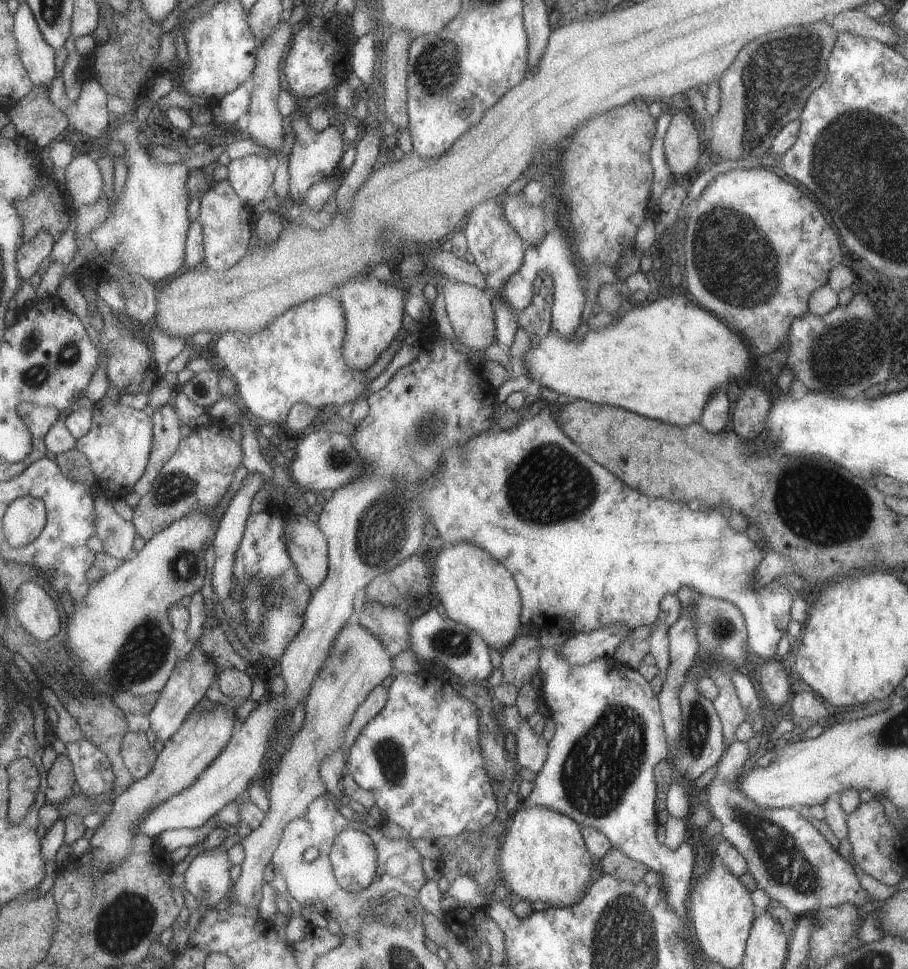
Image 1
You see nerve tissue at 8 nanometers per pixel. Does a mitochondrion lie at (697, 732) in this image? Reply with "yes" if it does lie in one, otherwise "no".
yes

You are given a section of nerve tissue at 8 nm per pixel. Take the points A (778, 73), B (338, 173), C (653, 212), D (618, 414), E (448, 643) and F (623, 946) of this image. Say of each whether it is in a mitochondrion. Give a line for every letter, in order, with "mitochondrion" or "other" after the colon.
A: mitochondrion
B: other
C: other
D: other
E: mitochondrion
F: mitochondrion

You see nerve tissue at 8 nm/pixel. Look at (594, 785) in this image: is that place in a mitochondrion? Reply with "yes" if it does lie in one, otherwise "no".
yes

